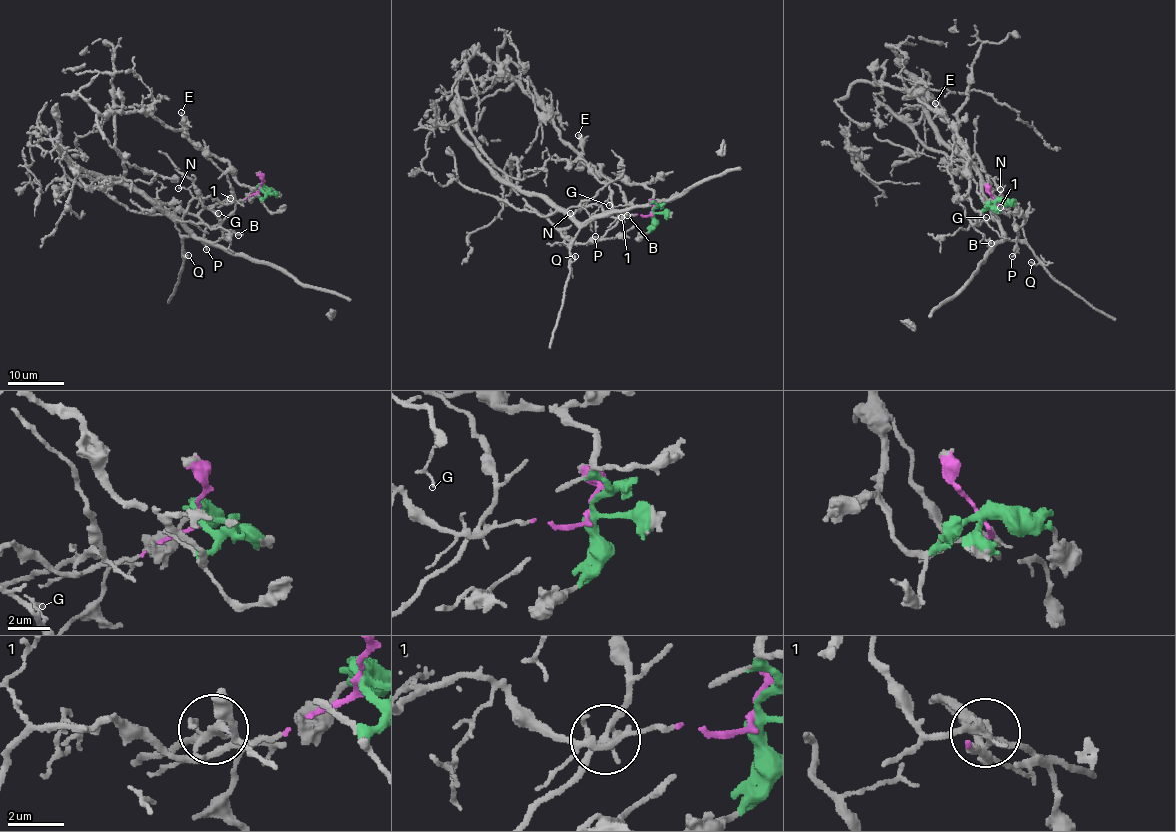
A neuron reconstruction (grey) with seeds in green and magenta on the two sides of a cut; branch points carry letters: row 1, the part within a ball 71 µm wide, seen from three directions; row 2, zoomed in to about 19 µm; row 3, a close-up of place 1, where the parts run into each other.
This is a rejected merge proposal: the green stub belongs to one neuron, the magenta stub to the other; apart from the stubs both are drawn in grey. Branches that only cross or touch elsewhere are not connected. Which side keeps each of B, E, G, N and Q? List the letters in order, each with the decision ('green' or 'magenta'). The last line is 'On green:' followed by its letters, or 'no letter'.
B: magenta
E: green
G: magenta
N: magenta
Q: magenta
On green: E

